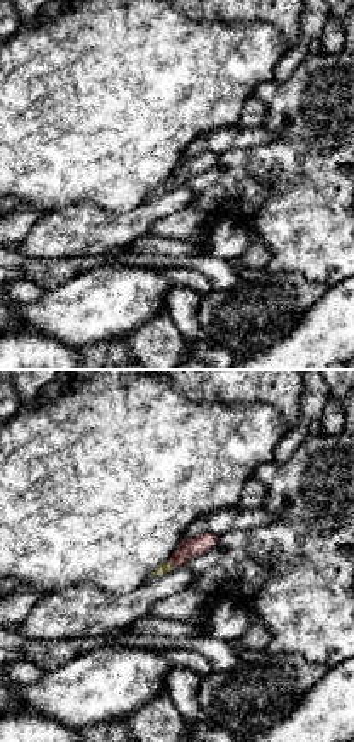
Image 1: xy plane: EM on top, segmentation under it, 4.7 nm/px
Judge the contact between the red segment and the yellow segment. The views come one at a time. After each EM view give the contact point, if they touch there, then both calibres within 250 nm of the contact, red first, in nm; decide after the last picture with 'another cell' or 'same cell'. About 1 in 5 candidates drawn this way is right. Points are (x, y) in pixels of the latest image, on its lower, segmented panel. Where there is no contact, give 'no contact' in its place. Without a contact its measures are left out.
(171, 562) | 100/50 nm

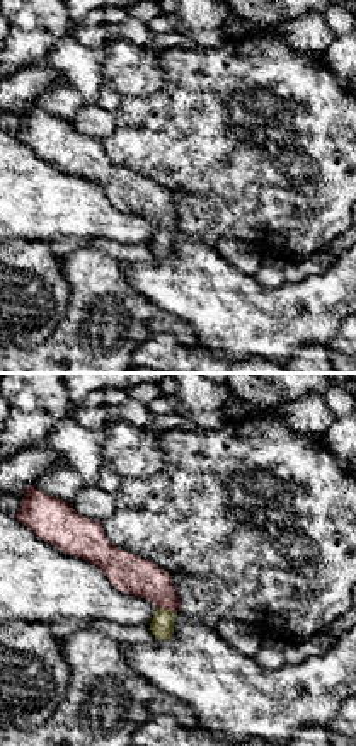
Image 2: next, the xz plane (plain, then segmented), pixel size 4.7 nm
(166, 608) | 190/110 nm

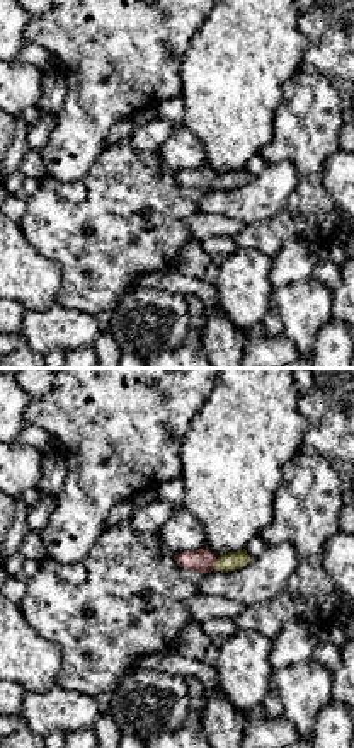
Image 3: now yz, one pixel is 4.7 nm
(215, 564) | 110/90 nm

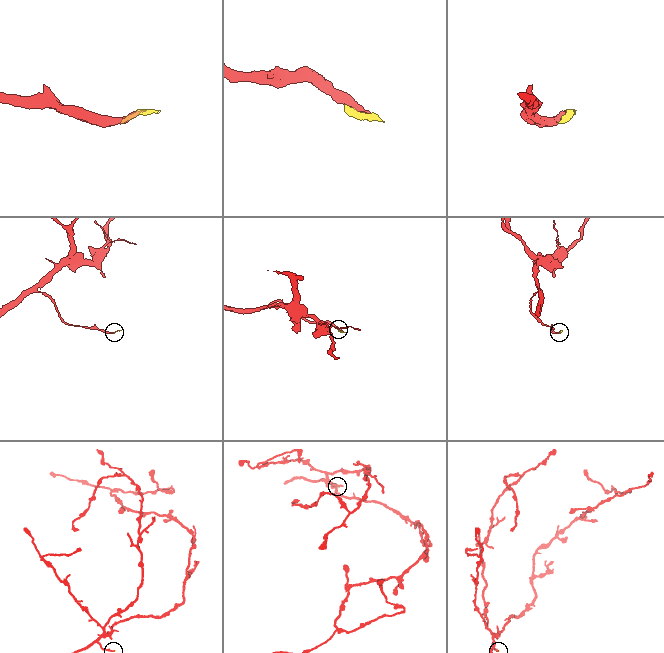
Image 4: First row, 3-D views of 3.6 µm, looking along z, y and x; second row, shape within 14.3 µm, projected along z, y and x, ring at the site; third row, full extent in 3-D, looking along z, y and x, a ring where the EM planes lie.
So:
same cell

